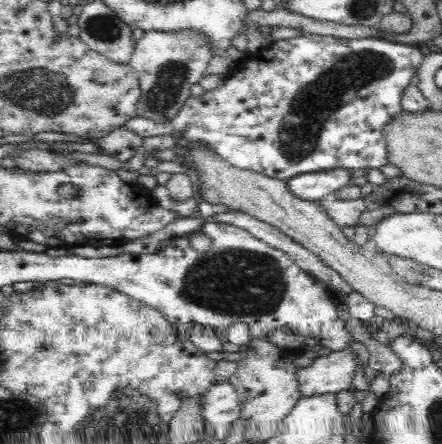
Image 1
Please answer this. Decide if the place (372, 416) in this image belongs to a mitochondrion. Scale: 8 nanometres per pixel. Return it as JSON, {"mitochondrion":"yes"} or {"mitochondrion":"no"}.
{"mitochondrion":"no"}

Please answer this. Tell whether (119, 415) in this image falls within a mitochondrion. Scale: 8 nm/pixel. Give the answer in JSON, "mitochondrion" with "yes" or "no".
{"mitochondrion":"yes"}

